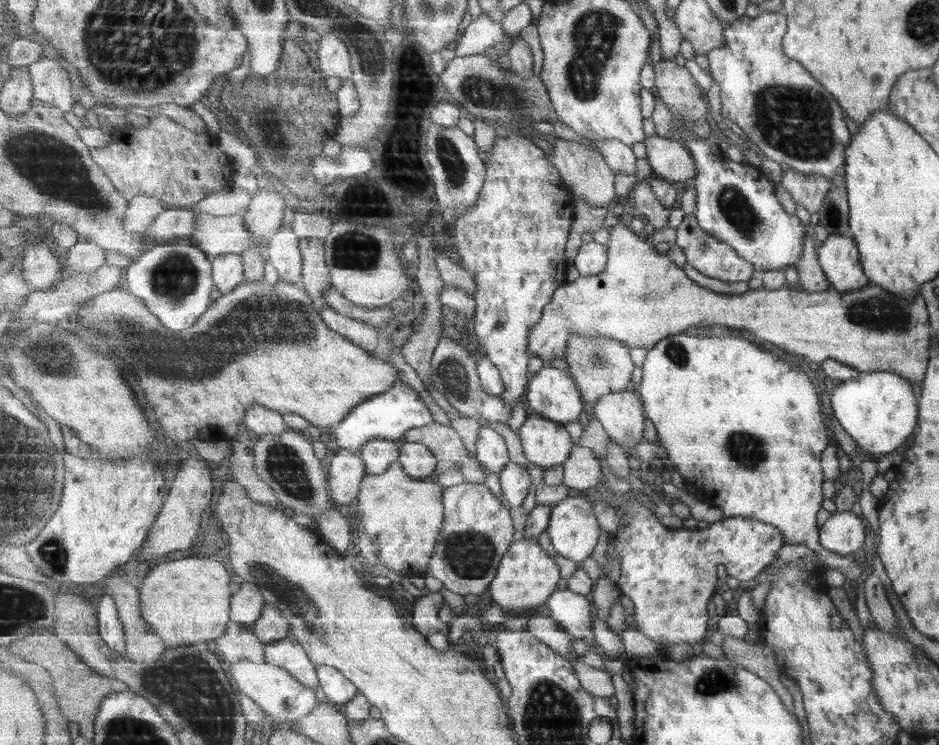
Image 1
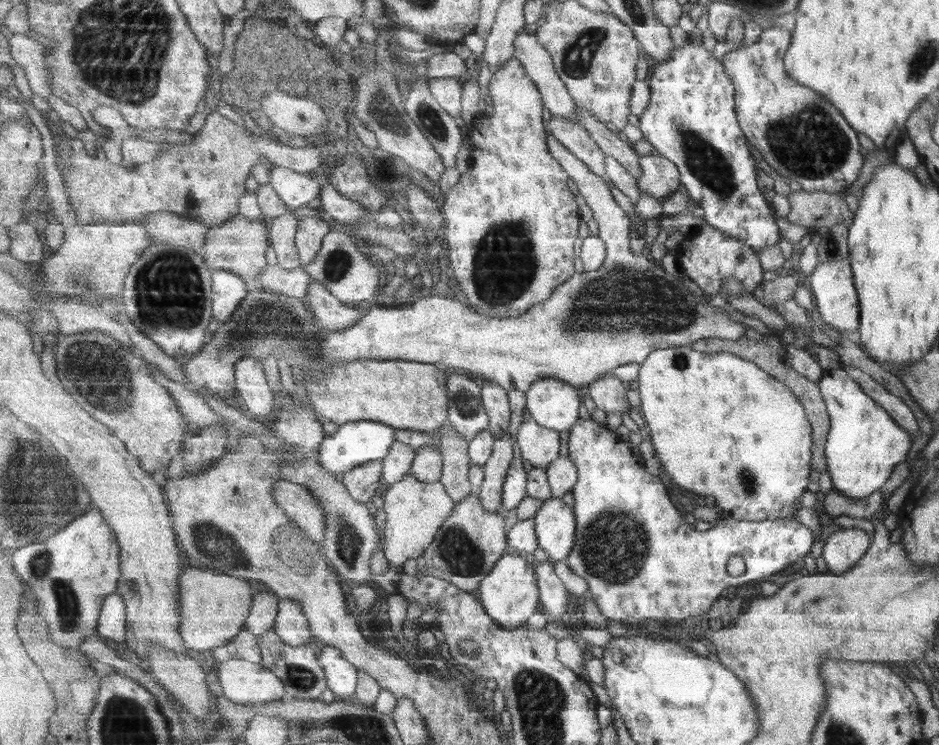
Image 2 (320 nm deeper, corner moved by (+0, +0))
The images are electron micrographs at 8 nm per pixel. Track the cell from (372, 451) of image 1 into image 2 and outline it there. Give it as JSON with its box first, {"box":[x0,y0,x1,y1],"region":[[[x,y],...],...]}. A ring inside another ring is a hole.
{"box":[383,441,417,486],"region":[[[396,441],[383,462],[383,482],[390,486],[405,479],[411,472],[417,450],[403,442]]]}

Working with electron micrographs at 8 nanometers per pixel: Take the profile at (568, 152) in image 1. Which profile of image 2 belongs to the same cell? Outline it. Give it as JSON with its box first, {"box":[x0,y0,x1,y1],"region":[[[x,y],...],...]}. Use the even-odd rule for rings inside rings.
{"box":[548,116,609,180],"region":[[[552,116],[548,126],[551,134],[556,136],[556,139],[561,141],[561,144],[564,144],[577,158],[585,161],[585,164],[597,173],[597,176],[606,180],[609,178],[605,162],[606,154],[586,128],[561,116]]]}

